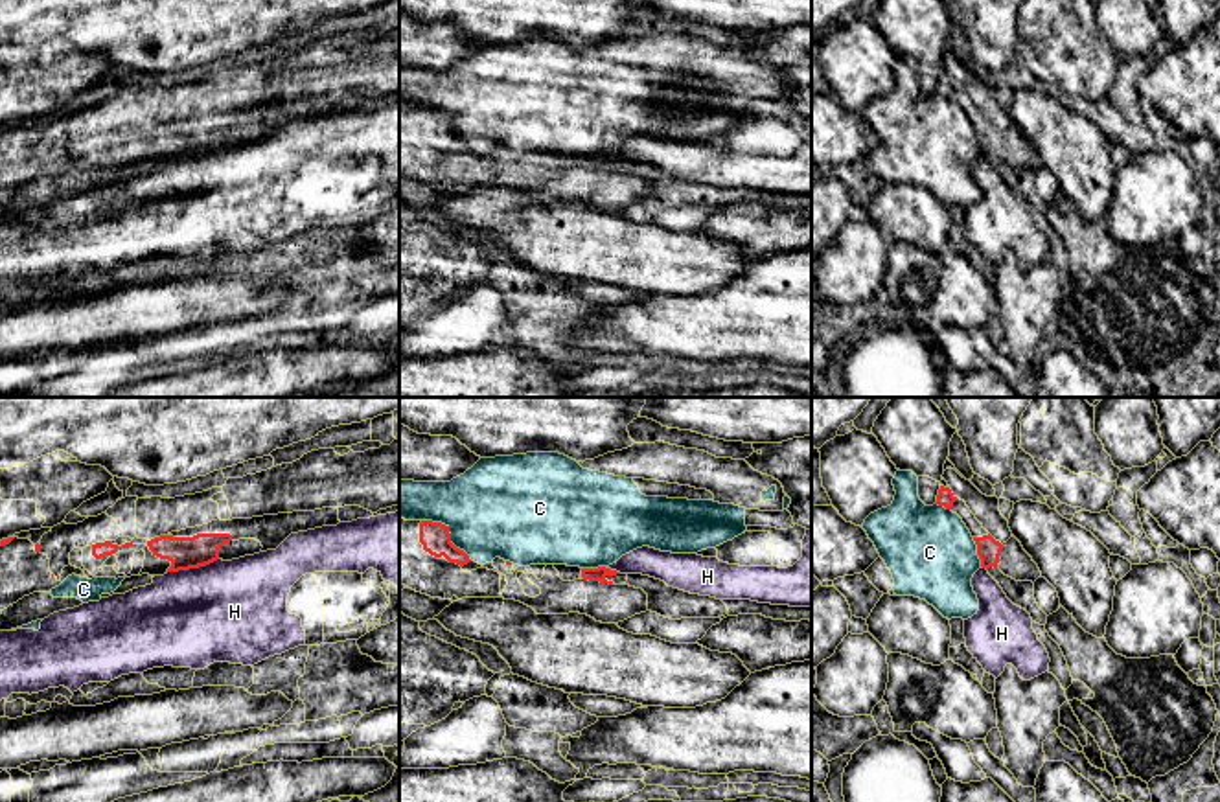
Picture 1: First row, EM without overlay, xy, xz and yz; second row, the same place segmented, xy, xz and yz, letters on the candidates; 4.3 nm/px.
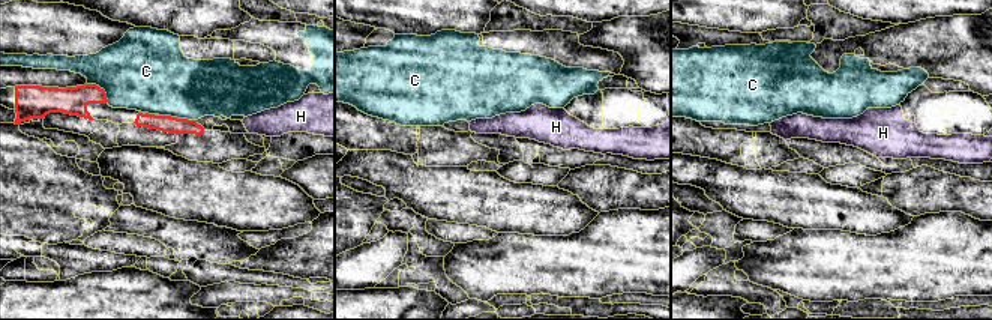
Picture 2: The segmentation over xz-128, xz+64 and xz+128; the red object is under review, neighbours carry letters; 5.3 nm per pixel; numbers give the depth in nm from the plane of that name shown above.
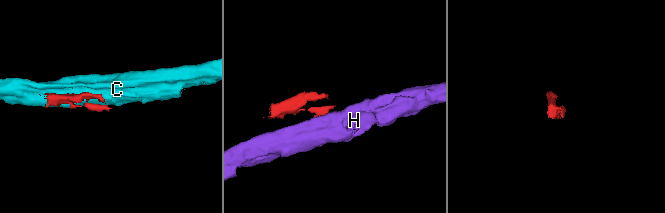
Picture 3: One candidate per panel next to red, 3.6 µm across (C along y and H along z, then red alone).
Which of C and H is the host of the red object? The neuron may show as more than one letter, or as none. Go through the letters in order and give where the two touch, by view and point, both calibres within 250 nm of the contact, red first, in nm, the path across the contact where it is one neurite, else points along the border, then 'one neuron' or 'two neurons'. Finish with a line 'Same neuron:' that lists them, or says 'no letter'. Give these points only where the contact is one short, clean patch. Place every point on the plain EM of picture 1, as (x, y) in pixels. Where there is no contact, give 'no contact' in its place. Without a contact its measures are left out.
C: xz (448, 120) | 130/440 nm | two neurons
H: xy (192, 155) | 140/440 nm | along xy (218, 146), (205, 153), (168, 160) | two neurons
Same neuron: no letter

